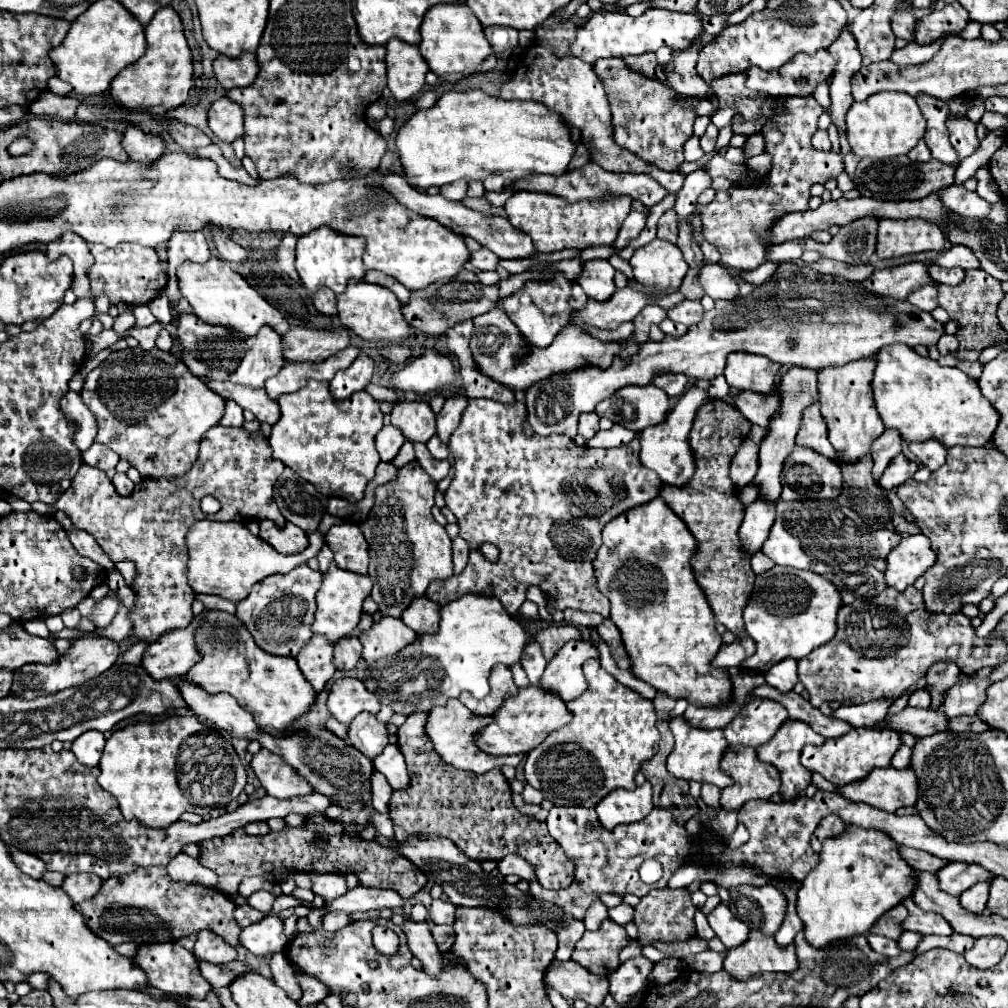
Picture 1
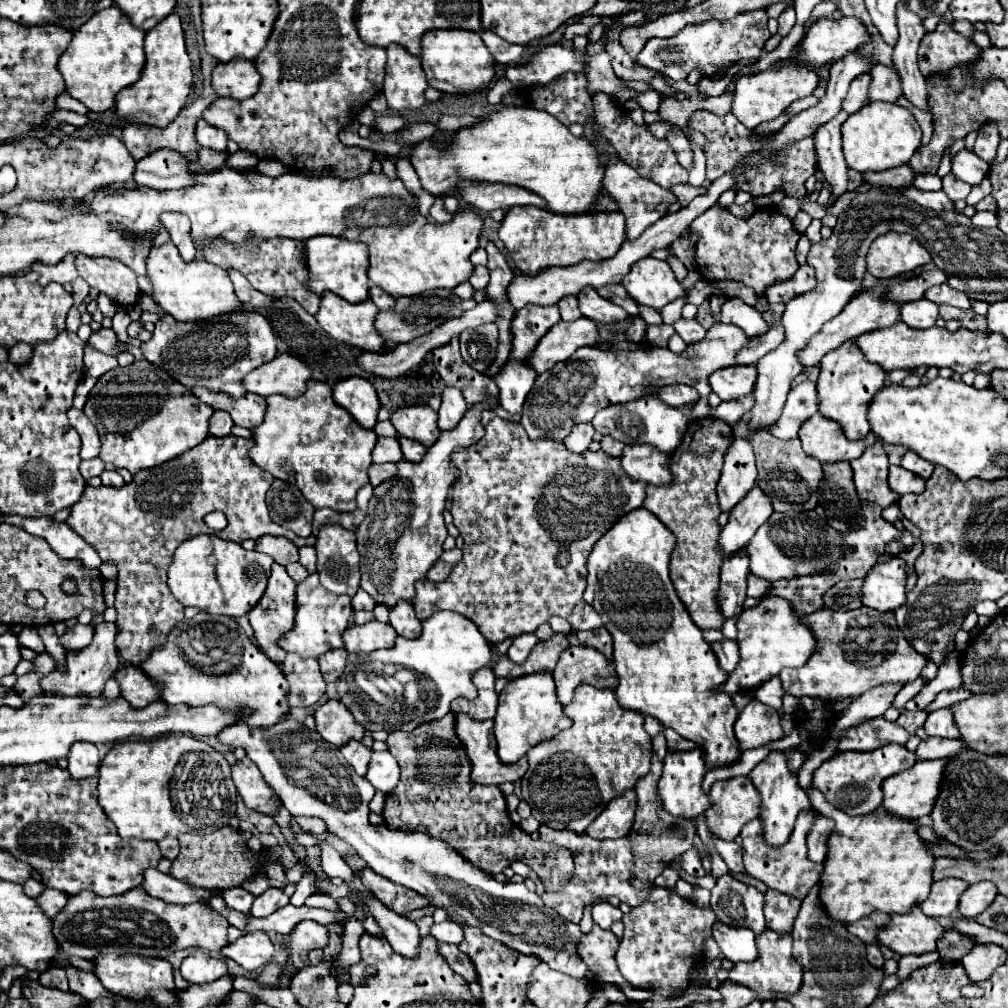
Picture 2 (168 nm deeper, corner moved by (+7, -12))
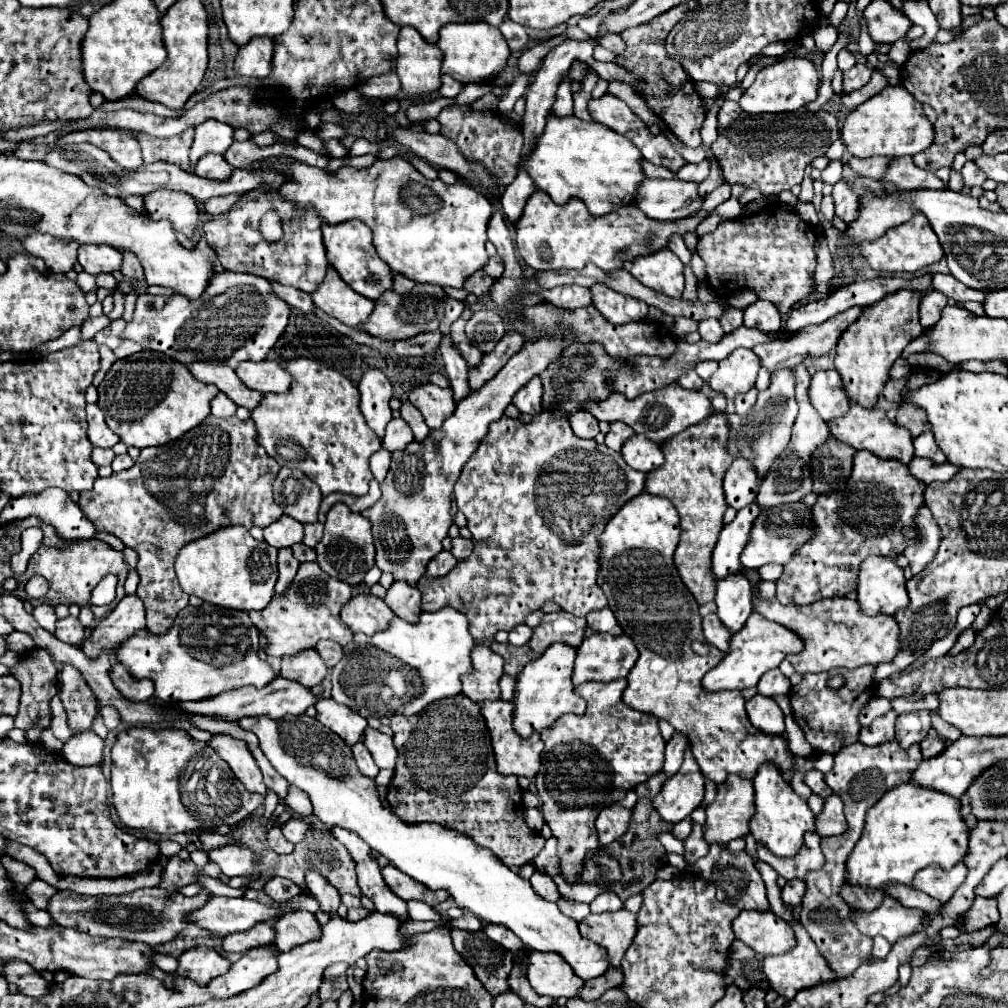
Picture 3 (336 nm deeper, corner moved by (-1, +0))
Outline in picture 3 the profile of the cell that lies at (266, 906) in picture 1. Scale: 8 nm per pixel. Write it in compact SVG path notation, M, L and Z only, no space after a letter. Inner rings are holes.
M273 877L273 879L269 879L269 881L265 883L263 891L265 891L271 899L275 899L275 901L279 901L279 903L287 903L289 899L293 899L295 895L301 893L301 889L299 889L293 881L283 879L283 877Z

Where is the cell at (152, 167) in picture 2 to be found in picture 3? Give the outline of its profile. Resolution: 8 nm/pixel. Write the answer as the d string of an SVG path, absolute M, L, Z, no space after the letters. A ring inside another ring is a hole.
M209 153L207 157L199 159L195 175L207 177L207 179L229 179L233 175L233 167L223 159L223 155Z

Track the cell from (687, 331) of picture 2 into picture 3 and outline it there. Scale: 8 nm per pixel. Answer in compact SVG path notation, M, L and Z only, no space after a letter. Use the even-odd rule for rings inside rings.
M701 321L699 323L699 333L701 333L703 341L709 341L709 343L719 343L721 337L725 335L719 321Z

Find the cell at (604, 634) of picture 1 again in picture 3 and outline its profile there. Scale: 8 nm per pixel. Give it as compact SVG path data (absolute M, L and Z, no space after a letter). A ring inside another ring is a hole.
M603 607L599 611L591 611L587 615L587 623L589 623L589 627L593 631L607 631L611 635L621 635L623 633L621 627L619 627L619 623L617 623L617 619L615 619L615 615L611 613L609 607Z

